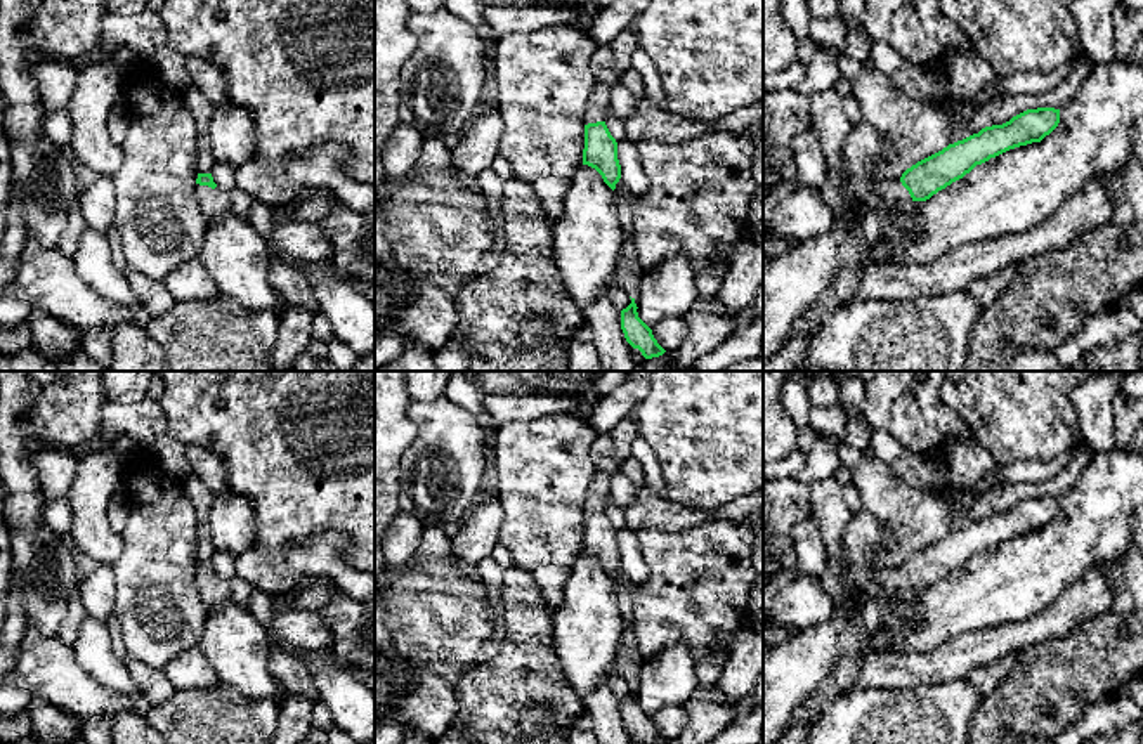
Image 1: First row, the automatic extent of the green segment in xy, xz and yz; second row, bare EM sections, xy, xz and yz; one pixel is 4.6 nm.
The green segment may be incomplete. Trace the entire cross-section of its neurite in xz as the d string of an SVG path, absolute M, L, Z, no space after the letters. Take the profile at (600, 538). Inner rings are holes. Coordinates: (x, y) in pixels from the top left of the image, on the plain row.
M598 434L590 456L595 465L595 479L585 503L583 553L595 557L614 579L621 567L621 553L617 548L617 531L611 524L605 508L611 498L612 477L621 470L621 463L614 460L611 434Z

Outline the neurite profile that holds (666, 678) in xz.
M680 642L645 659L635 692L638 706L654 716L666 706L683 706L696 689L696 662L689 645Z

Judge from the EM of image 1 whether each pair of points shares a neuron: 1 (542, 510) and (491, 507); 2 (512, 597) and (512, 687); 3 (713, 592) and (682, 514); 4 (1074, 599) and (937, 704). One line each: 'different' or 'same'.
1: different
2: same
3: different
4: different

